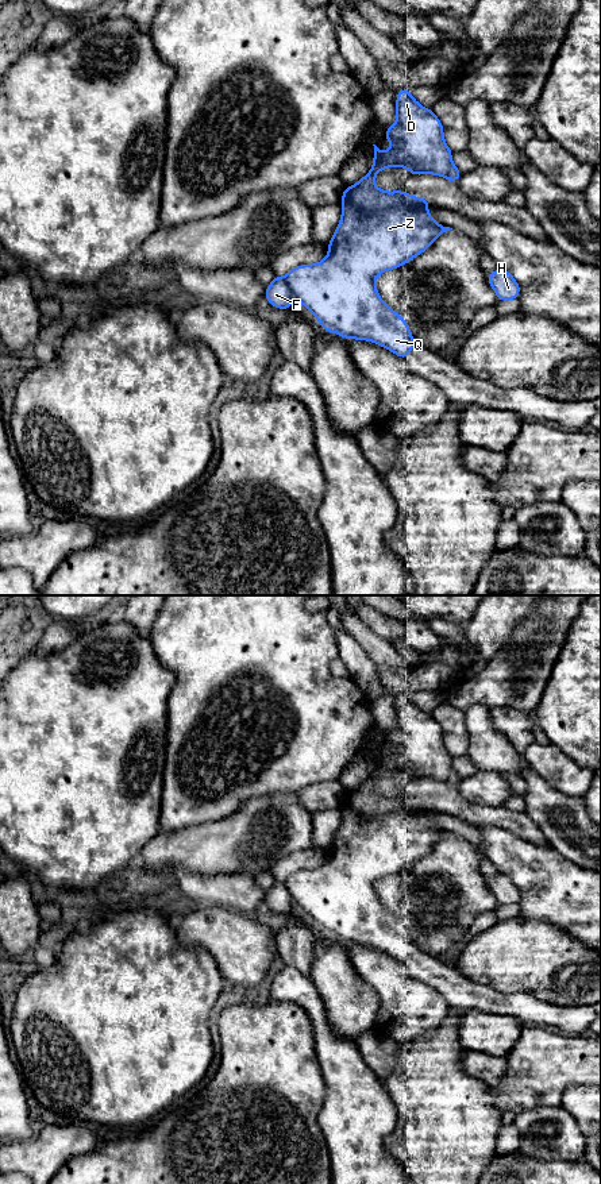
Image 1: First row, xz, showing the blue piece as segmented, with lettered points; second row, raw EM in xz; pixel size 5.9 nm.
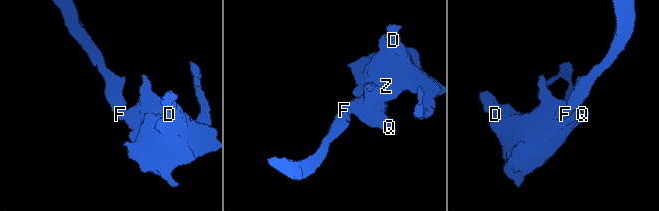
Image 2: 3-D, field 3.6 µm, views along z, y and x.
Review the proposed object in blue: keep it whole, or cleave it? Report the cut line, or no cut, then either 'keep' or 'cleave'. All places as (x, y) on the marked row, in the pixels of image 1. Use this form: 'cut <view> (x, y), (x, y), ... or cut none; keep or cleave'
cut xz (284, 277), (293, 296); cleave

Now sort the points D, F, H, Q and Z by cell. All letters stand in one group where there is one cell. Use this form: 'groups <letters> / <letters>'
groups D H Q Z / F

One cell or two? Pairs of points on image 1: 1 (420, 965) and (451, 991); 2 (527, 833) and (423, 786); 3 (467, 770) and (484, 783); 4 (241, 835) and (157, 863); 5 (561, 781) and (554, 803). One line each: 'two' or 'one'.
1: one
2: one
3: two
4: one
5: two

